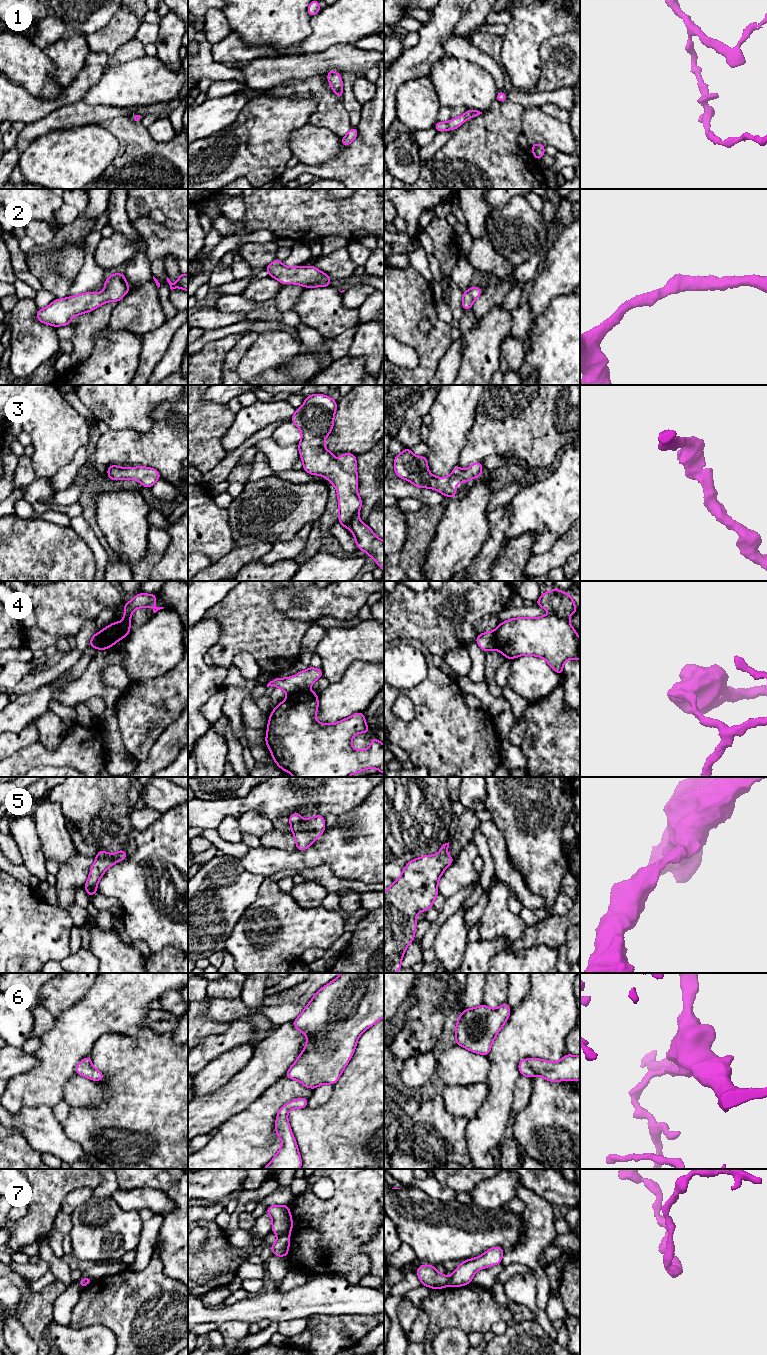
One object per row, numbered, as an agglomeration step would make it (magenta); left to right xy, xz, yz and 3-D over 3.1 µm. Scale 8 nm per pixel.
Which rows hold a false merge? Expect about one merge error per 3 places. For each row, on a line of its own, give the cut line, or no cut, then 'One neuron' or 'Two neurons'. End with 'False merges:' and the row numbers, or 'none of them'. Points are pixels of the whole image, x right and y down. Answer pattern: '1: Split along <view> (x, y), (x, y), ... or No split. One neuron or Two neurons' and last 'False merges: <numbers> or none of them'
1: No split. One neuron
2: No split. One neuron
3: No split. One neuron
4: Split along xz (307, 690), (297, 690), (288, 695). Two neurons
5: No split. One neuron
6: No split. One neuron
7: Split along xz (288, 1233), (279, 1235). Two neurons
False merges: 4, 7

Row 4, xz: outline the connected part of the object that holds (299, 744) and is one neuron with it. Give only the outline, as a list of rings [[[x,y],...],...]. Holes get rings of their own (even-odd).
[[[311,691],[289,694],[283,702],[276,705],[269,716],[265,738],[274,763],[284,772],[292,773],[294,777],[348,777],[369,768],[377,768],[384,774],[384,745],[376,737],[372,737],[372,742],[366,750],[359,751],[351,746],[351,740],[357,733],[371,733],[364,712],[357,712],[335,724],[321,724],[315,720],[318,705],[318,694]]]

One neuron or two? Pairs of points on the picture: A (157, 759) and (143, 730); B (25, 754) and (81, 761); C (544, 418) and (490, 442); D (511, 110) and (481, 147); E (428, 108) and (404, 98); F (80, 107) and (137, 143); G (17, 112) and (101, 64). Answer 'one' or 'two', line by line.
A: two
B: one
C: one
D: one
E: one
F: two
G: one

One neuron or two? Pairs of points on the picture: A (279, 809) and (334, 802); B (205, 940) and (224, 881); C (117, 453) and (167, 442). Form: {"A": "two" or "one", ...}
{"A": "one", "B": "one", "C": "one"}

